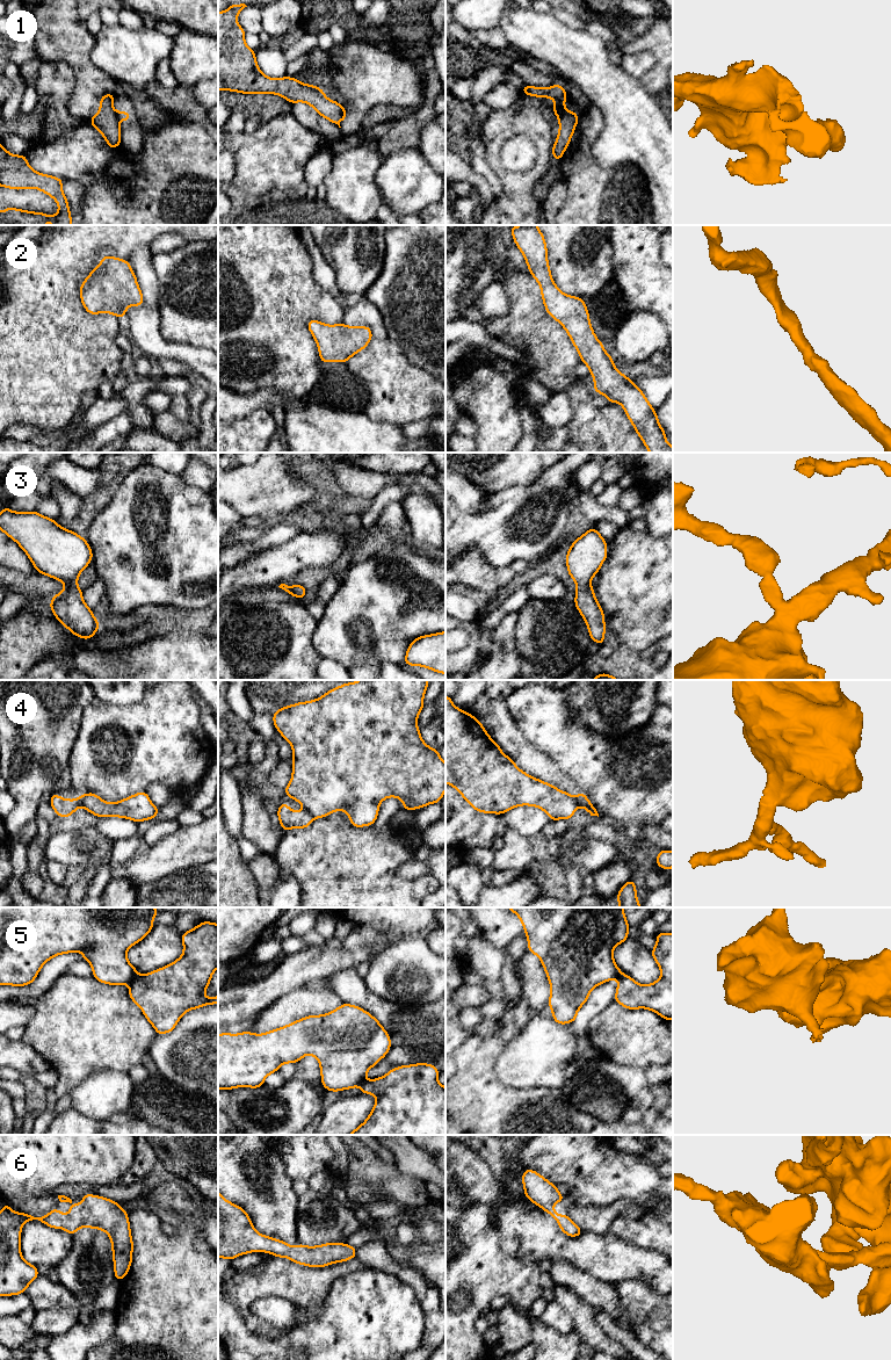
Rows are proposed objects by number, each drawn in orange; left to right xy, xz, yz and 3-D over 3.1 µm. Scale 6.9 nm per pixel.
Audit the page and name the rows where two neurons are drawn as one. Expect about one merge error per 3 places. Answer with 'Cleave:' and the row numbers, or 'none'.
Cleave: 1, 4, 5

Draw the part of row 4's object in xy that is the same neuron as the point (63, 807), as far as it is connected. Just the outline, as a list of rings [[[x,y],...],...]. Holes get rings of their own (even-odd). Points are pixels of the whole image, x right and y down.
[[[55,793],[51,794],[50,804],[53,808],[55,812],[60,817],[70,817],[75,810],[81,806],[82,801],[85,798],[85,794],[81,794],[79,798],[67,800],[61,798],[59,795]]]

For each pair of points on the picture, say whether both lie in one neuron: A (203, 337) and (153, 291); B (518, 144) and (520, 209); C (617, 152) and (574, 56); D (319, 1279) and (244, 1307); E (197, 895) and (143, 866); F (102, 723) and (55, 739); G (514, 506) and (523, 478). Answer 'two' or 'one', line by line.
A: two
B: two
C: one
D: one
E: two
F: two
G: two

